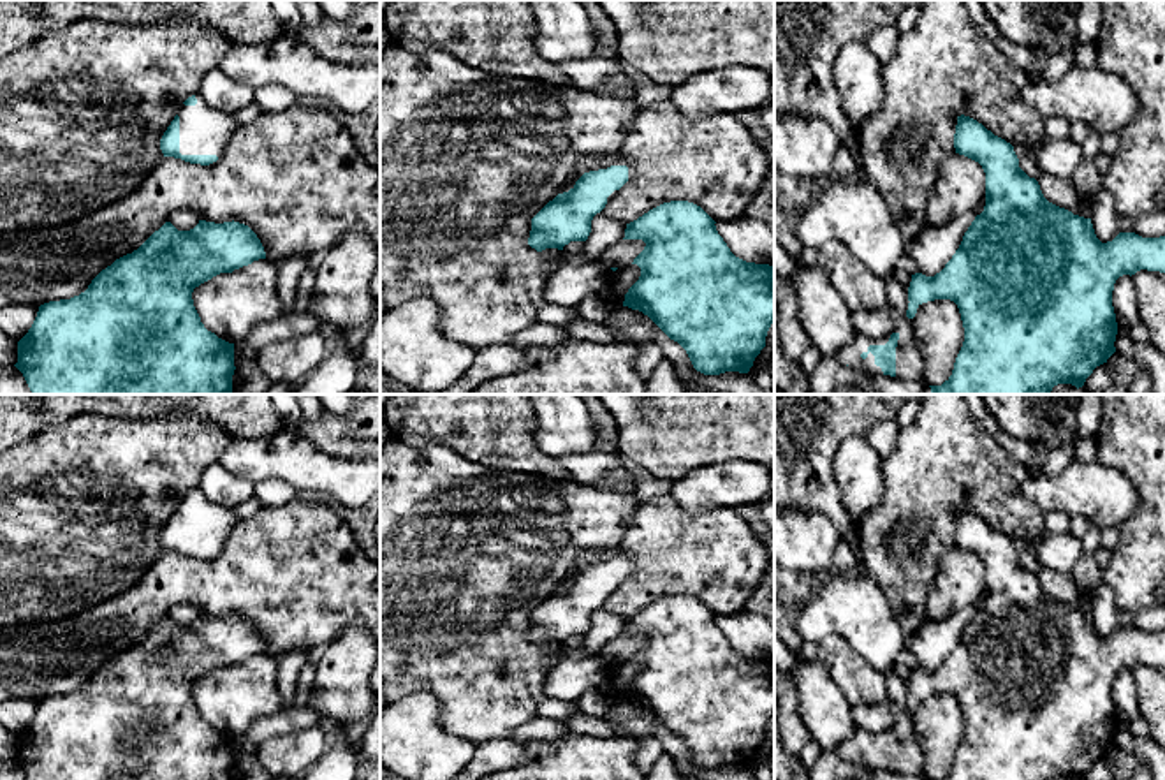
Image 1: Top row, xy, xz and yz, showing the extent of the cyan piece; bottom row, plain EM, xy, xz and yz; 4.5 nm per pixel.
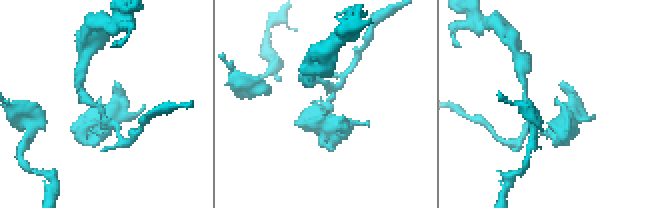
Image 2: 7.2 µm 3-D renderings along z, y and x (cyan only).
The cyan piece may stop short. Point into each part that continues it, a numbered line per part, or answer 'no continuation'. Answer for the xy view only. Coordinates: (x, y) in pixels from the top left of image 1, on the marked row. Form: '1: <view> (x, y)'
1: xy (203, 131)

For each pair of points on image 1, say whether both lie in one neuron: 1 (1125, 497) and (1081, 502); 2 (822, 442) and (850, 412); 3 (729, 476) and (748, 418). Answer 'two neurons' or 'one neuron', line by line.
1: one neuron
2: one neuron
3: two neurons

